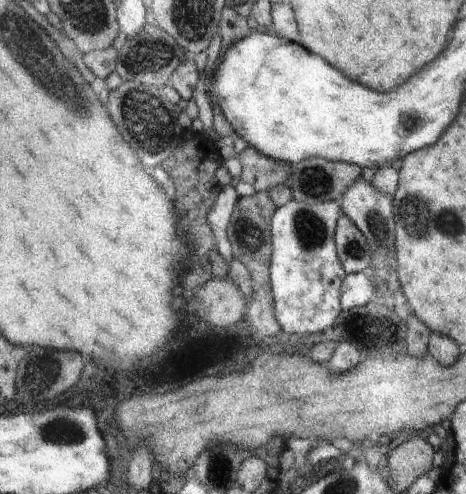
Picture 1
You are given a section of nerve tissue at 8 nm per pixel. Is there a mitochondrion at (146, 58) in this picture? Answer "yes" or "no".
yes

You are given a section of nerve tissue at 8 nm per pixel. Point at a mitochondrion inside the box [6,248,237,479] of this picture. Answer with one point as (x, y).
(34, 383)

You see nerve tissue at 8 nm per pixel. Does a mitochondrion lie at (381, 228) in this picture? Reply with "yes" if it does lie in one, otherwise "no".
yes

